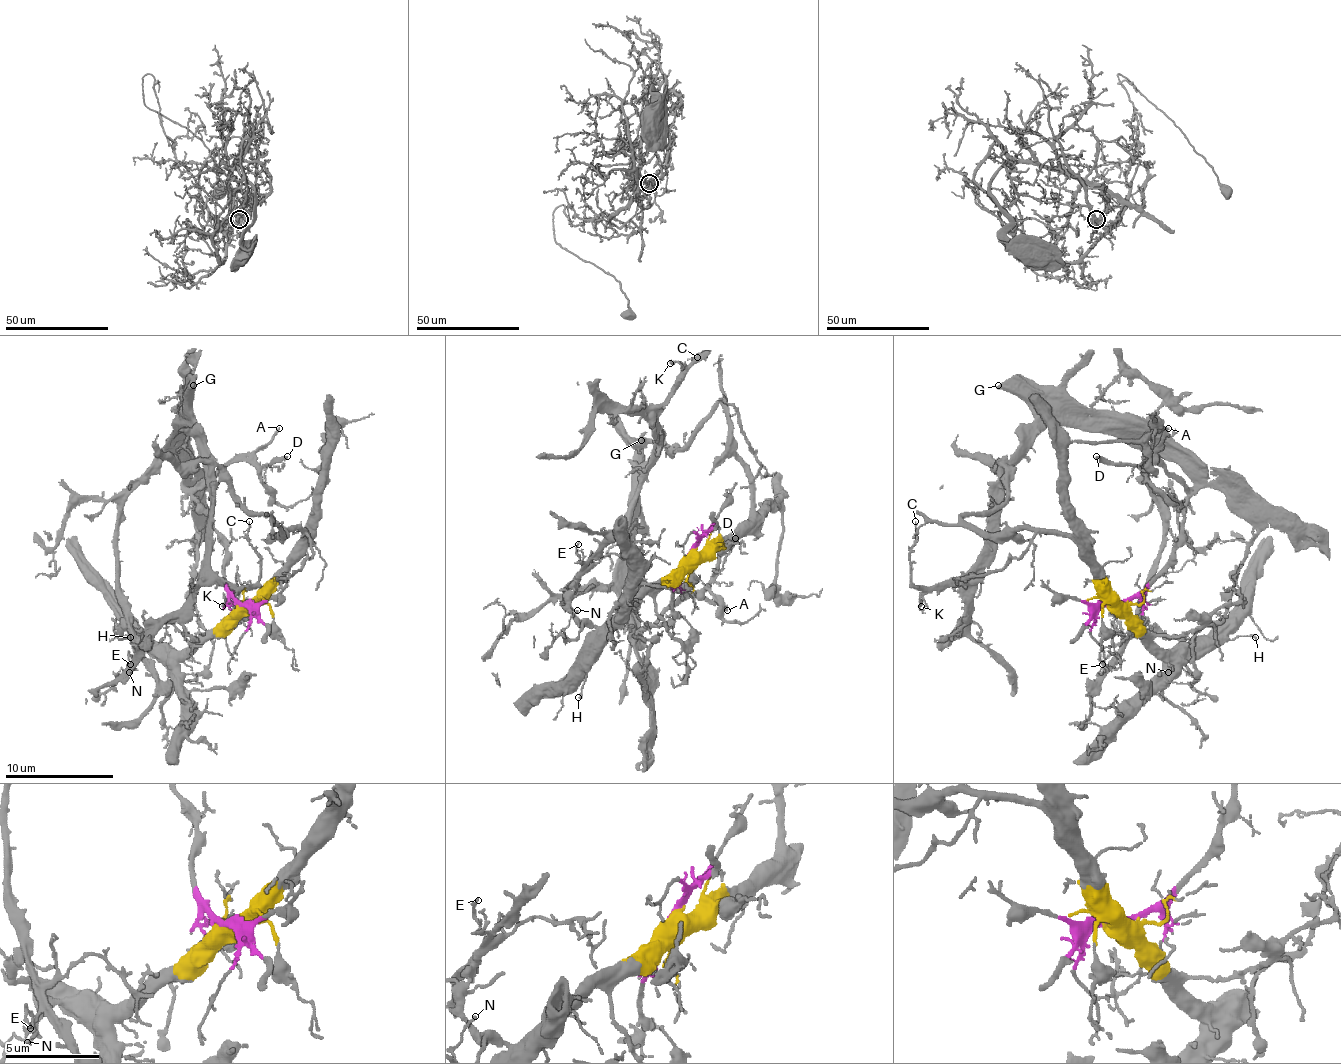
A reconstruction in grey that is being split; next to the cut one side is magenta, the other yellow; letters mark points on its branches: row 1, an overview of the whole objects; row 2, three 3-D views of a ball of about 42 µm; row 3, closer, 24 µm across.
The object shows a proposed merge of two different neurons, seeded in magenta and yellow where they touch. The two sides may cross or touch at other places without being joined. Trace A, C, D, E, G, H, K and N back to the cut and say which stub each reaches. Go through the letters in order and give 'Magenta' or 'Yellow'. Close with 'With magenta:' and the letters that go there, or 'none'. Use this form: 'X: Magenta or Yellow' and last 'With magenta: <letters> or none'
A: Magenta
C: Magenta
D: Magenta
E: Magenta
G: Magenta
H: Yellow
K: Magenta
N: Yellow
With magenta: A, C, D, E, G, K

